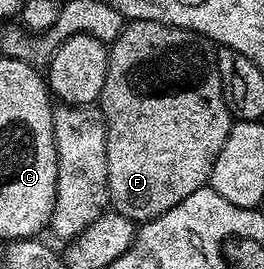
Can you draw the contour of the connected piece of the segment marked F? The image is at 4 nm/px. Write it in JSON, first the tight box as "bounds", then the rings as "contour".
{"bounds":[98,19,234,221],"contour":[[[145,19],[131,20],[125,26],[123,33],[110,44],[106,81],[102,85],[98,106],[108,122],[108,202],[111,210],[122,213],[133,221],[156,219],[162,213],[174,209],[178,201],[186,201],[190,193],[194,193],[199,187],[208,183],[210,173],[214,169],[214,161],[218,161],[218,153],[222,153],[222,145],[226,145],[226,137],[234,122],[232,113],[224,100],[224,86],[216,60],[217,50],[217,44],[207,39],[205,35],[198,34],[197,31],[190,31],[186,27],[171,27],[165,23]]]}

